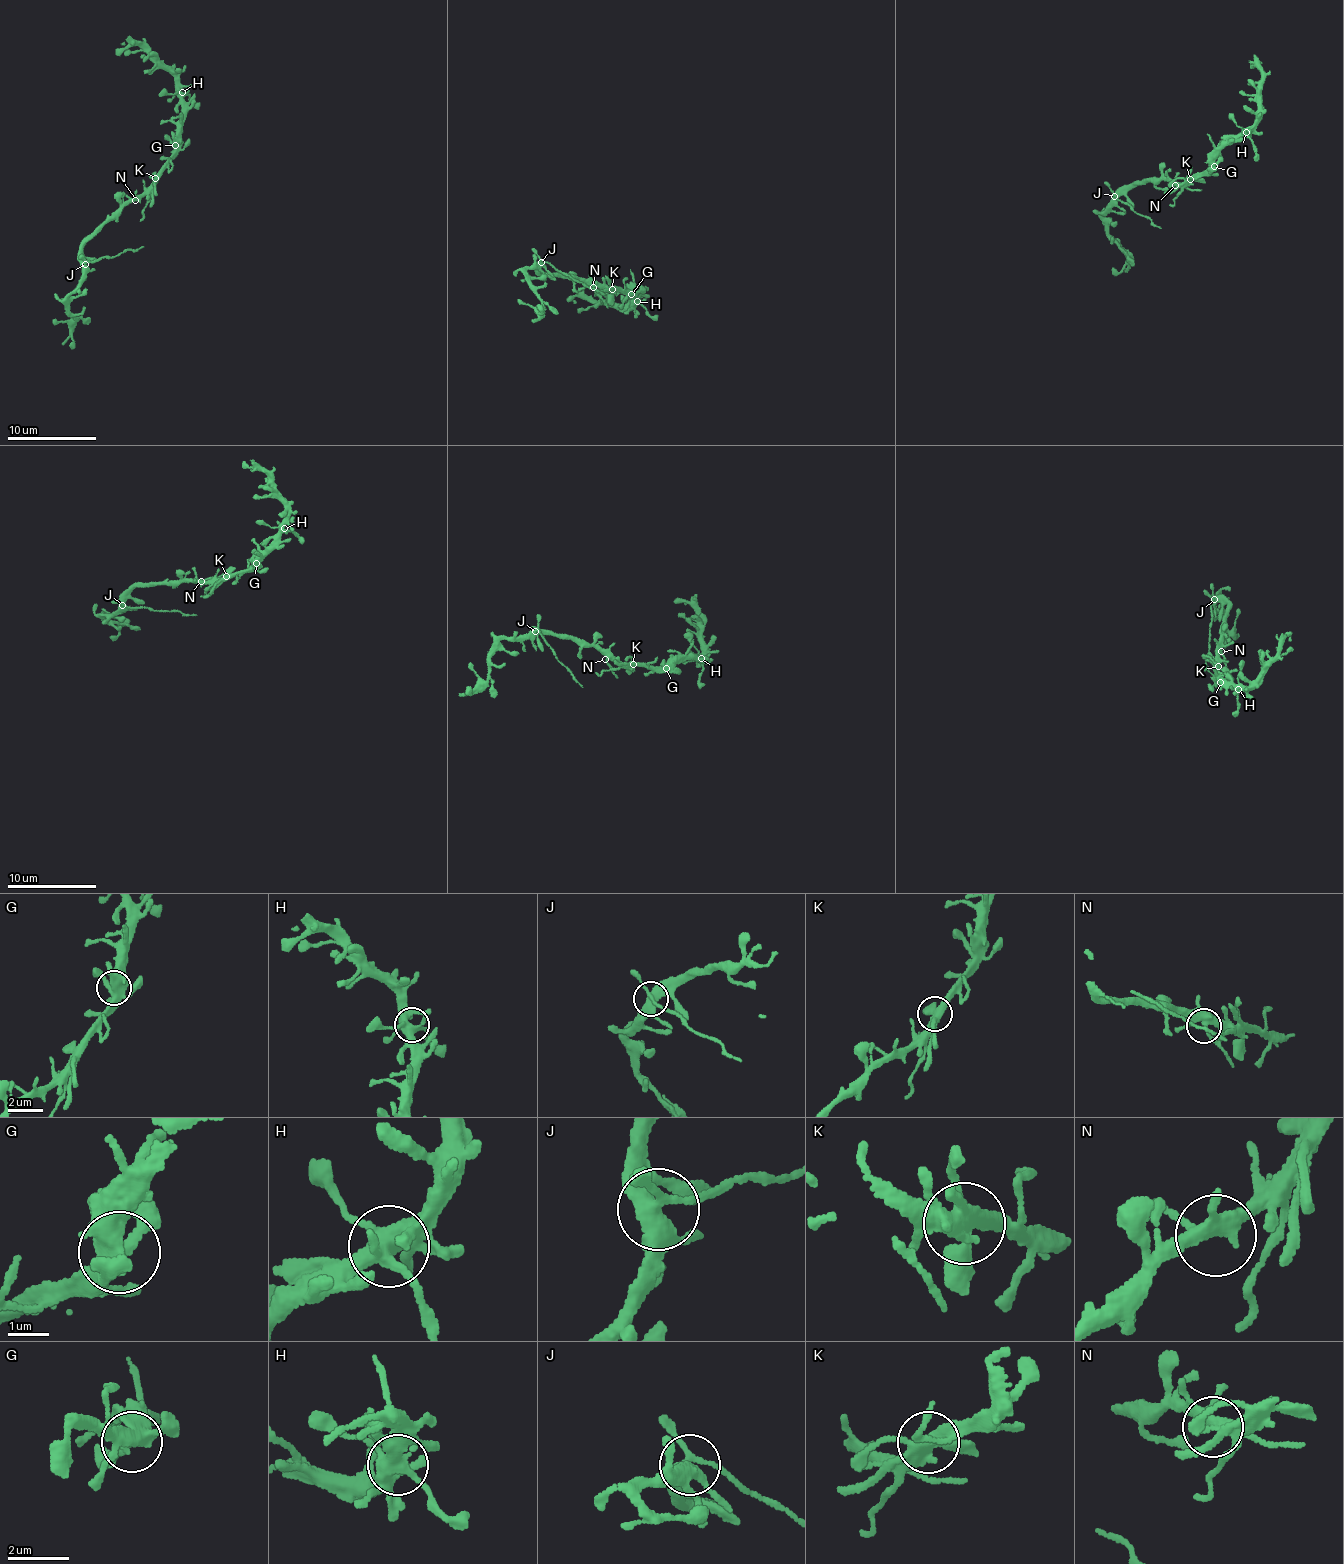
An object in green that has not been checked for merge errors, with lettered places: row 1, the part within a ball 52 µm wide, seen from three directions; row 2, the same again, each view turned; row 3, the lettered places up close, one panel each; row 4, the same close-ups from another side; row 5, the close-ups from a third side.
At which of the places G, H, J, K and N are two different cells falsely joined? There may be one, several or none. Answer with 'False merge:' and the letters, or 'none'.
False merge: none

